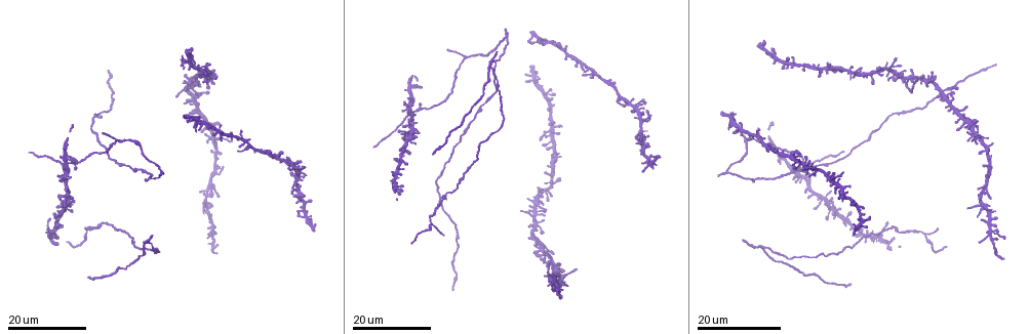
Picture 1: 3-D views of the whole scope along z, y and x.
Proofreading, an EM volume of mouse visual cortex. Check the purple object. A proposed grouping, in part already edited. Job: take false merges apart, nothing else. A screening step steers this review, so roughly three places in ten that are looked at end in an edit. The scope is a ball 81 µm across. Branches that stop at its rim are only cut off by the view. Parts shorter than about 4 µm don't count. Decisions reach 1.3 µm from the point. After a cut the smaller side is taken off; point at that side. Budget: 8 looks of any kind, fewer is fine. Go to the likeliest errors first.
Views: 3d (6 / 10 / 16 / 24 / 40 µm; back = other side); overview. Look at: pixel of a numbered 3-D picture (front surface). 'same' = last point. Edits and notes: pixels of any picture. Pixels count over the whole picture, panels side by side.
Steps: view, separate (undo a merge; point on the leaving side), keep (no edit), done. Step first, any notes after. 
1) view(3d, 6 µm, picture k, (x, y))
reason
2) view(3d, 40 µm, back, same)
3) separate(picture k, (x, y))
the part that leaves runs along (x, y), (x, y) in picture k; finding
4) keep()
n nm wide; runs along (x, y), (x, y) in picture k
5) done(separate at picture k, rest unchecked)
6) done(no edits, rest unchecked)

view(3d, 24 µm, picture 1, (217, 139))
four or more arms meet

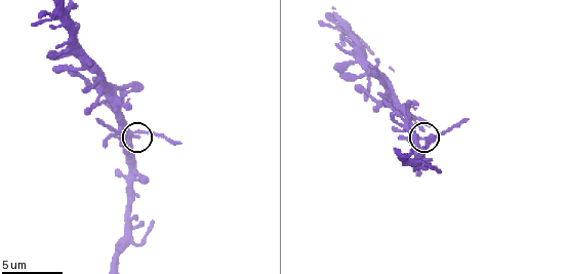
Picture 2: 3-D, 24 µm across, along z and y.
view(3d, 6 µm, picture 2, (132, 132))
closer look

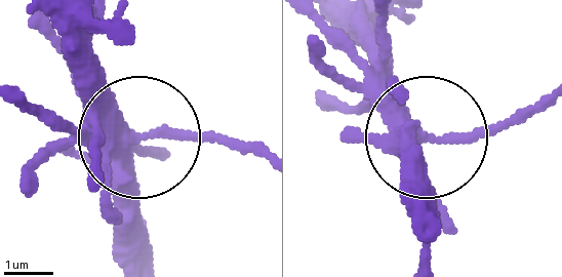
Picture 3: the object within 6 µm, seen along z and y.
keep()
420 nm wide; runs along (339, 21), (429, 140), (466, 144), (548, 107) in picture 3; one neuron here

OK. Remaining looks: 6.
view(3d, 16 µm, picture 1, (408, 134))

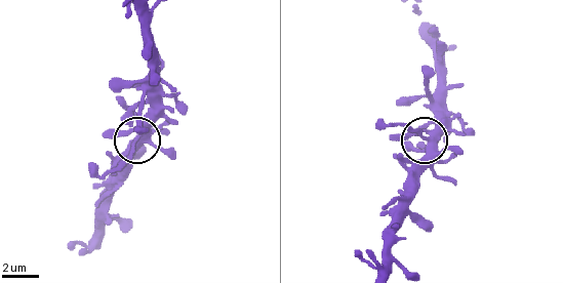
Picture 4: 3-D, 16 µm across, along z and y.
view(3d, 6 µm, picture 4, (430, 146))

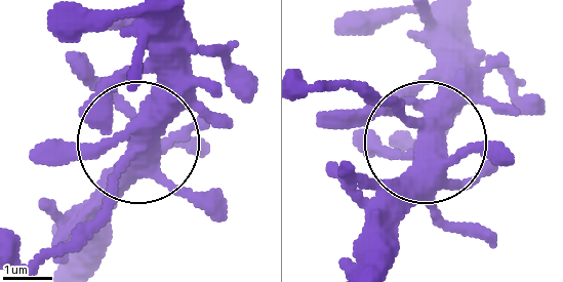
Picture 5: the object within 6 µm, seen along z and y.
keep()
runs along (155, 19), (147, 143), (74, 236) in picture 5; all the same neuron

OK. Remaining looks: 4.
view(3d, 16 µm, picture 1, (193, 96))
arms part here

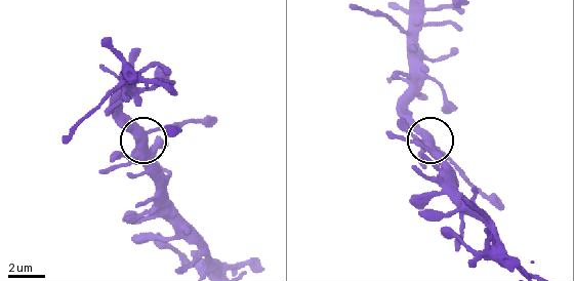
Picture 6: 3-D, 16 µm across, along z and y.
view(3d, 10 µm, picture 6, (144, 141))

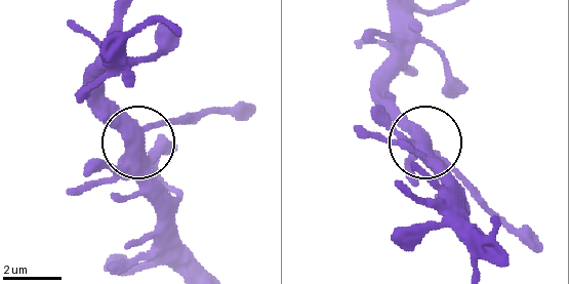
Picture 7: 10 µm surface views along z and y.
keep()
400 nm wide; continuous, no second neuron

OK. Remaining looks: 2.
view(3d, 24 µm, picture 1, (192, 66))

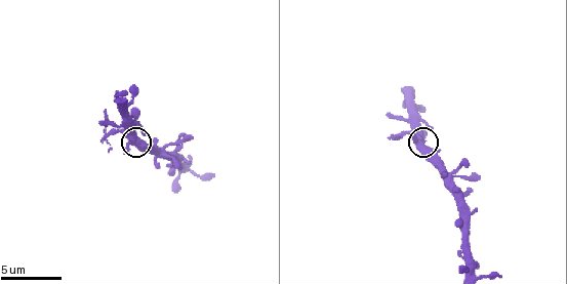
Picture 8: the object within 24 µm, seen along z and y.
view(3d, 10 µm, picture 8, (413, 142))

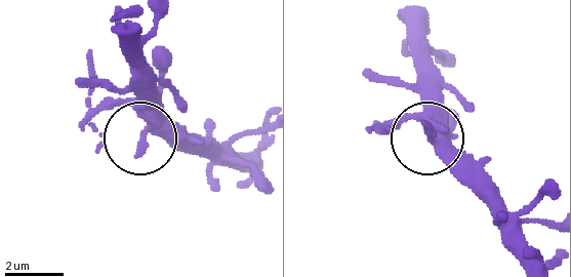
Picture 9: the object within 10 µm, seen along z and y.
keep()
continuous, no second neuron

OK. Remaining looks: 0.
done(no edits, rest unchecked)

